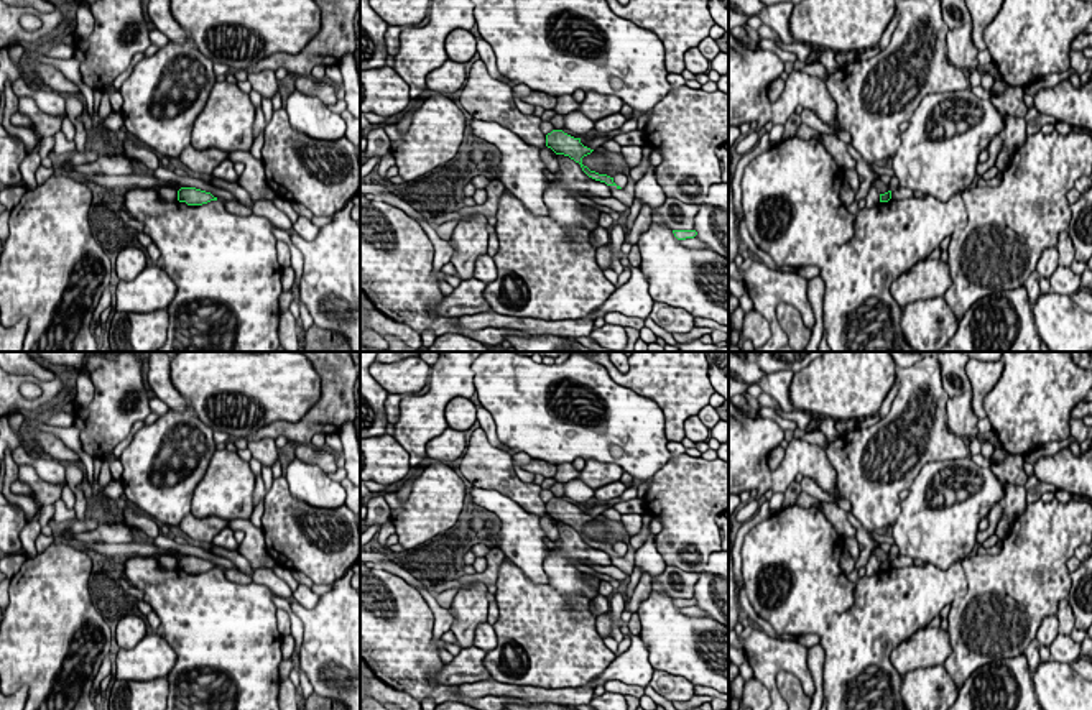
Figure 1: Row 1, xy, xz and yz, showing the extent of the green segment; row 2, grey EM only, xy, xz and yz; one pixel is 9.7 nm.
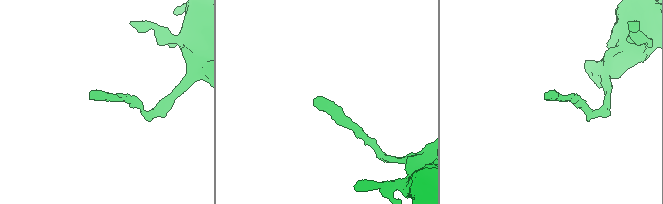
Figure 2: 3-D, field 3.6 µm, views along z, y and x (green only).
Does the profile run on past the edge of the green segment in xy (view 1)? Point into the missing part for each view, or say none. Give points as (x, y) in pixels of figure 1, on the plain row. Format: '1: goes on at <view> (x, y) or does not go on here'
1: does not go on here

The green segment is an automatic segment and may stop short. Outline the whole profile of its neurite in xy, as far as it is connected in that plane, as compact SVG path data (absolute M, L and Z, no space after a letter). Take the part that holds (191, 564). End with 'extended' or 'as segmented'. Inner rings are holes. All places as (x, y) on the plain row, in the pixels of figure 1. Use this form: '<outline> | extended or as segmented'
M181 556L178 559L178 569L186 570L187 574L202 574L211 569L217 569L211 560L196 557L196 556Z | as segmented

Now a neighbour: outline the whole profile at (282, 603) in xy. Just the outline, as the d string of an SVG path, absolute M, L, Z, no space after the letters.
M273 595L273 603L278 610L285 610L289 615L291 634L294 638L294 652L299 656L303 644L303 621L291 611L289 602L286 598Z

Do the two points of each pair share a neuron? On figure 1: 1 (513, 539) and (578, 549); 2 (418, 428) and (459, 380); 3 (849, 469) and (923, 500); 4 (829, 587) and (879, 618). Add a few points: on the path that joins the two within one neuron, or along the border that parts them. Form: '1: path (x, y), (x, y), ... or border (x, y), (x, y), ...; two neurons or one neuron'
1: border (550, 549), (543, 562), (548, 584); two neurons
2: path (423, 416), (448, 390); one neuron
3: border (936, 462), (928, 462), (906, 488); two neurons
4: border (847, 576), (854, 602), (826, 630); two neurons

